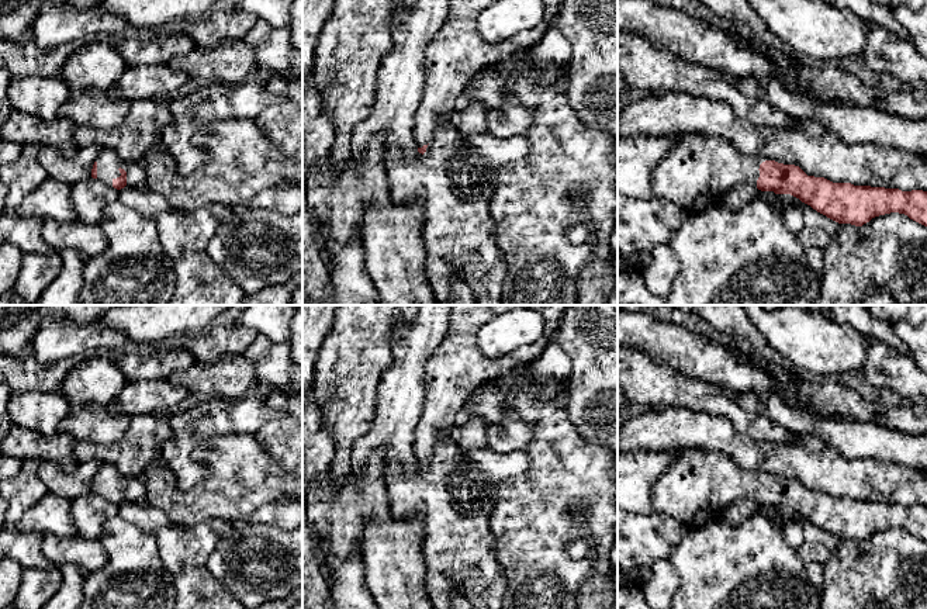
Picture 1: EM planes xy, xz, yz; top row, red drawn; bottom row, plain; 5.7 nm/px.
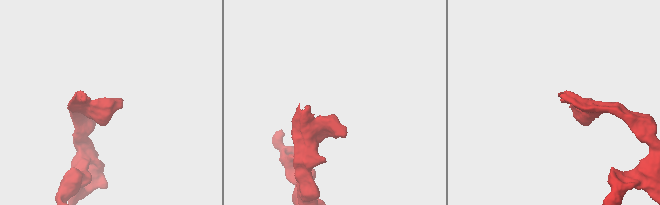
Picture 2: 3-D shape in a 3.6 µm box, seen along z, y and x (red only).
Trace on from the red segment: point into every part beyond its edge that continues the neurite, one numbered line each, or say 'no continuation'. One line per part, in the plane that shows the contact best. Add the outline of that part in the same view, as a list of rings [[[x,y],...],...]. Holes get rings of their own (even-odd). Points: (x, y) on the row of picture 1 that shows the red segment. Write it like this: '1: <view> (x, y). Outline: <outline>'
1: xy (109, 162). Outline: [[[103,148],[96,159],[97,162],[97,180],[113,187],[113,180],[120,177],[120,167],[127,172],[127,186],[125,187],[139,187],[146,183],[145,166],[135,162],[127,162],[121,159],[111,149]],[[124,187],[124,188],[125,188]]]

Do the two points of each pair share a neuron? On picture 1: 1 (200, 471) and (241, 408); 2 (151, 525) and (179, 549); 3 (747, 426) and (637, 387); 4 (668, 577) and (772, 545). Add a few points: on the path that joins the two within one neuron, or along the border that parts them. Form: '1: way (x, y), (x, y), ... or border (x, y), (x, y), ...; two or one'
1: way (190, 452), (190, 445), (221, 417); one
2: border (172, 523), (155, 533); two
3: way (720, 402), (688, 391), (664, 387); one
4: border (667, 559), (678, 574), (678, 587), (674, 594); two

